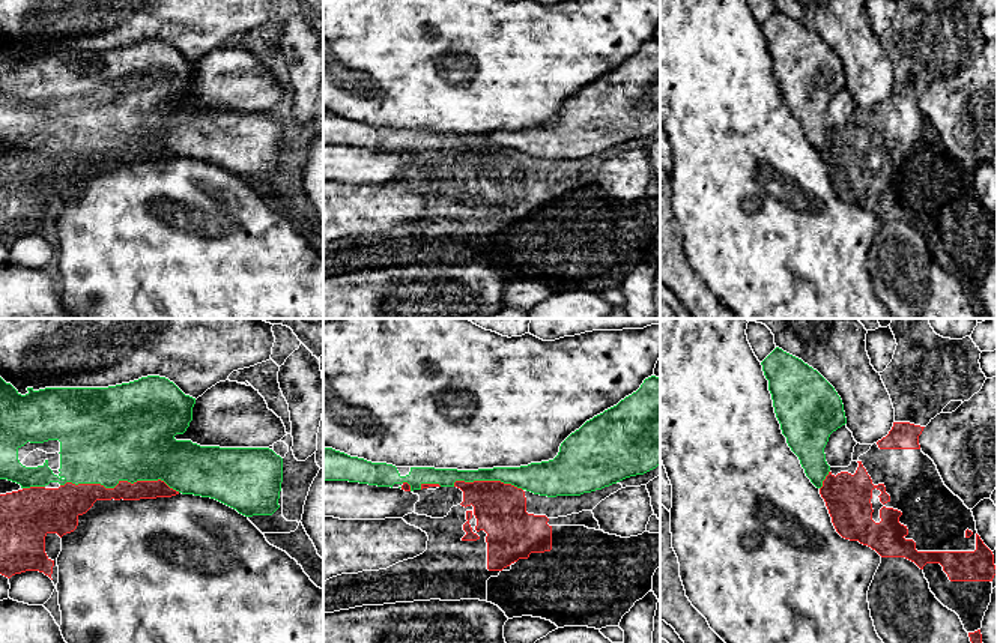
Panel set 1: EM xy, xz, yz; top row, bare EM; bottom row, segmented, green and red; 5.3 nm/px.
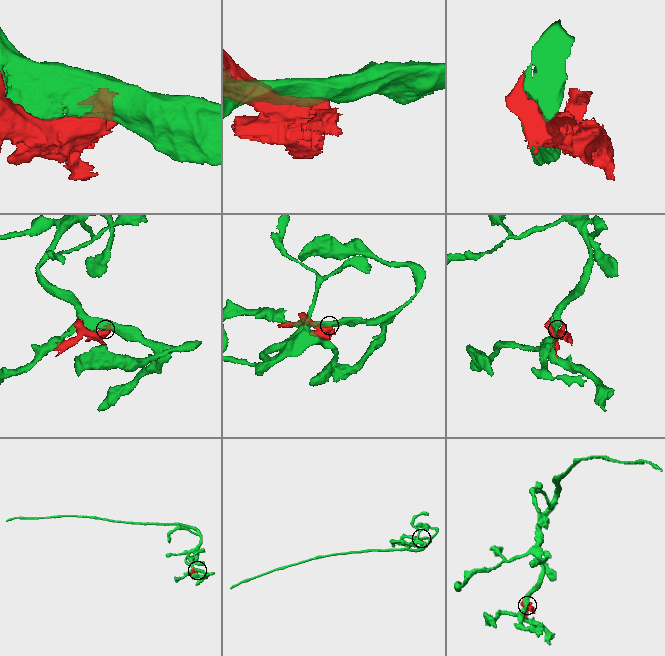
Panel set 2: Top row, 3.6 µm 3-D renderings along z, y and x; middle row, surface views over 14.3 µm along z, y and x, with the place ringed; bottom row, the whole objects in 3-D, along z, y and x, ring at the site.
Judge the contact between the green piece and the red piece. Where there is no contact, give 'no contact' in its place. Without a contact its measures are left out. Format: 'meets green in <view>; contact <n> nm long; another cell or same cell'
meets green in xy; contact 650 nm long; another cell

